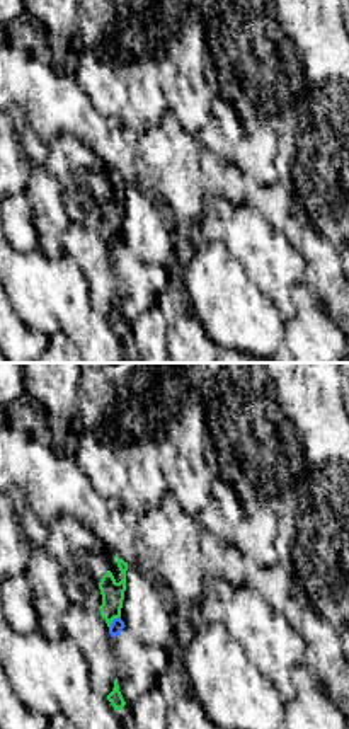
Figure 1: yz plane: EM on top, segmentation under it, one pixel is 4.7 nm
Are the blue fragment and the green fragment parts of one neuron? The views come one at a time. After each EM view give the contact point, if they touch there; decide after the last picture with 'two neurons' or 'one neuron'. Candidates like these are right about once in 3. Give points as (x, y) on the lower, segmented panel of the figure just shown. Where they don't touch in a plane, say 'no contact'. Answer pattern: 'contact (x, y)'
contact (113, 620)

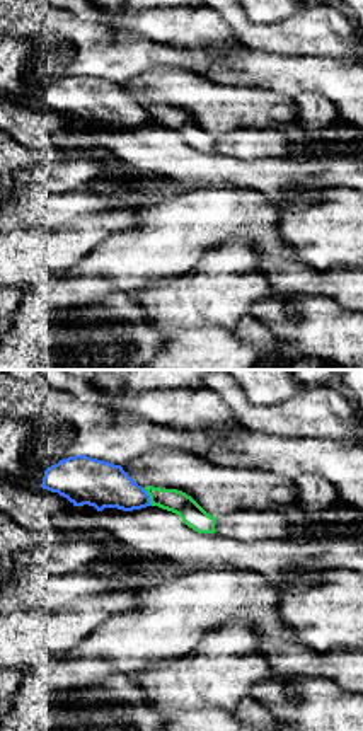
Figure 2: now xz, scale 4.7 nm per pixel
contact (149, 496)

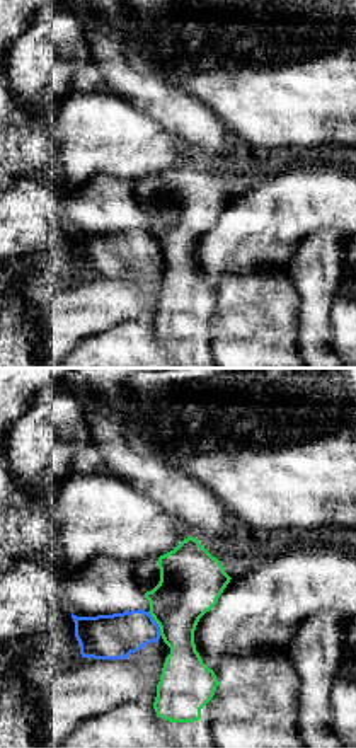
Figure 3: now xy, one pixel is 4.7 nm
contact (157, 624)

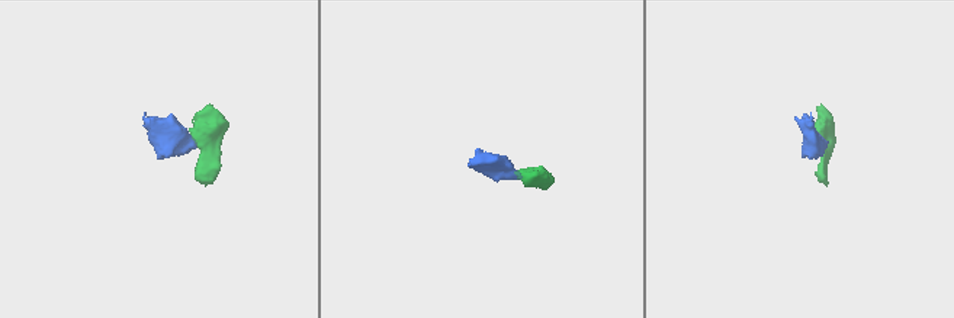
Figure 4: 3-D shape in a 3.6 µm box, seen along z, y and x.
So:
two neurons

